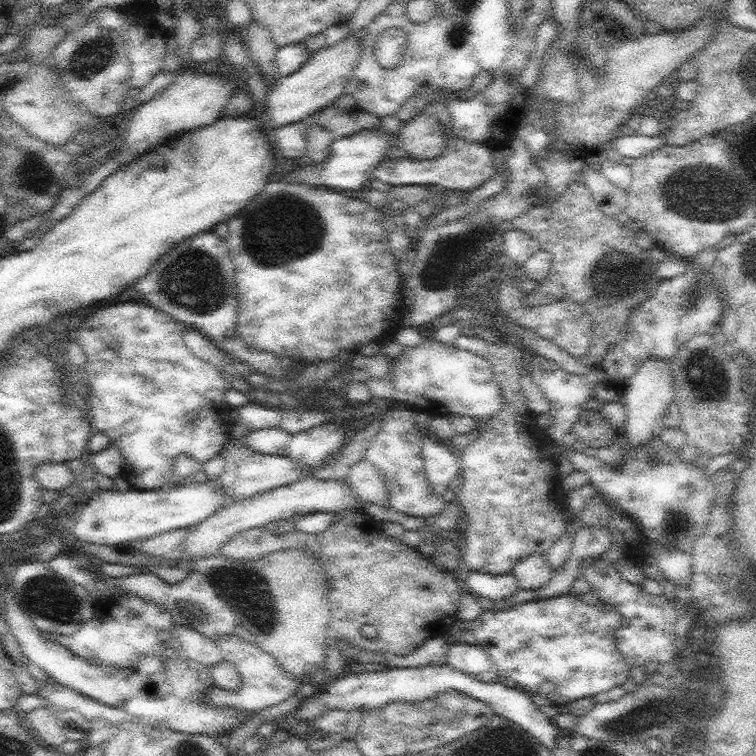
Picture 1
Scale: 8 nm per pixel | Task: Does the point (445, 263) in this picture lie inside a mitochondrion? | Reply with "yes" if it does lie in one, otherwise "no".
yes

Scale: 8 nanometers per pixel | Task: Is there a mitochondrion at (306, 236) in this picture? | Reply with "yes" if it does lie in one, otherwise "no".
yes

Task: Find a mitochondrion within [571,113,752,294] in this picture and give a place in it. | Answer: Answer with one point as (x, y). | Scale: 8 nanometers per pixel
(700, 191)

